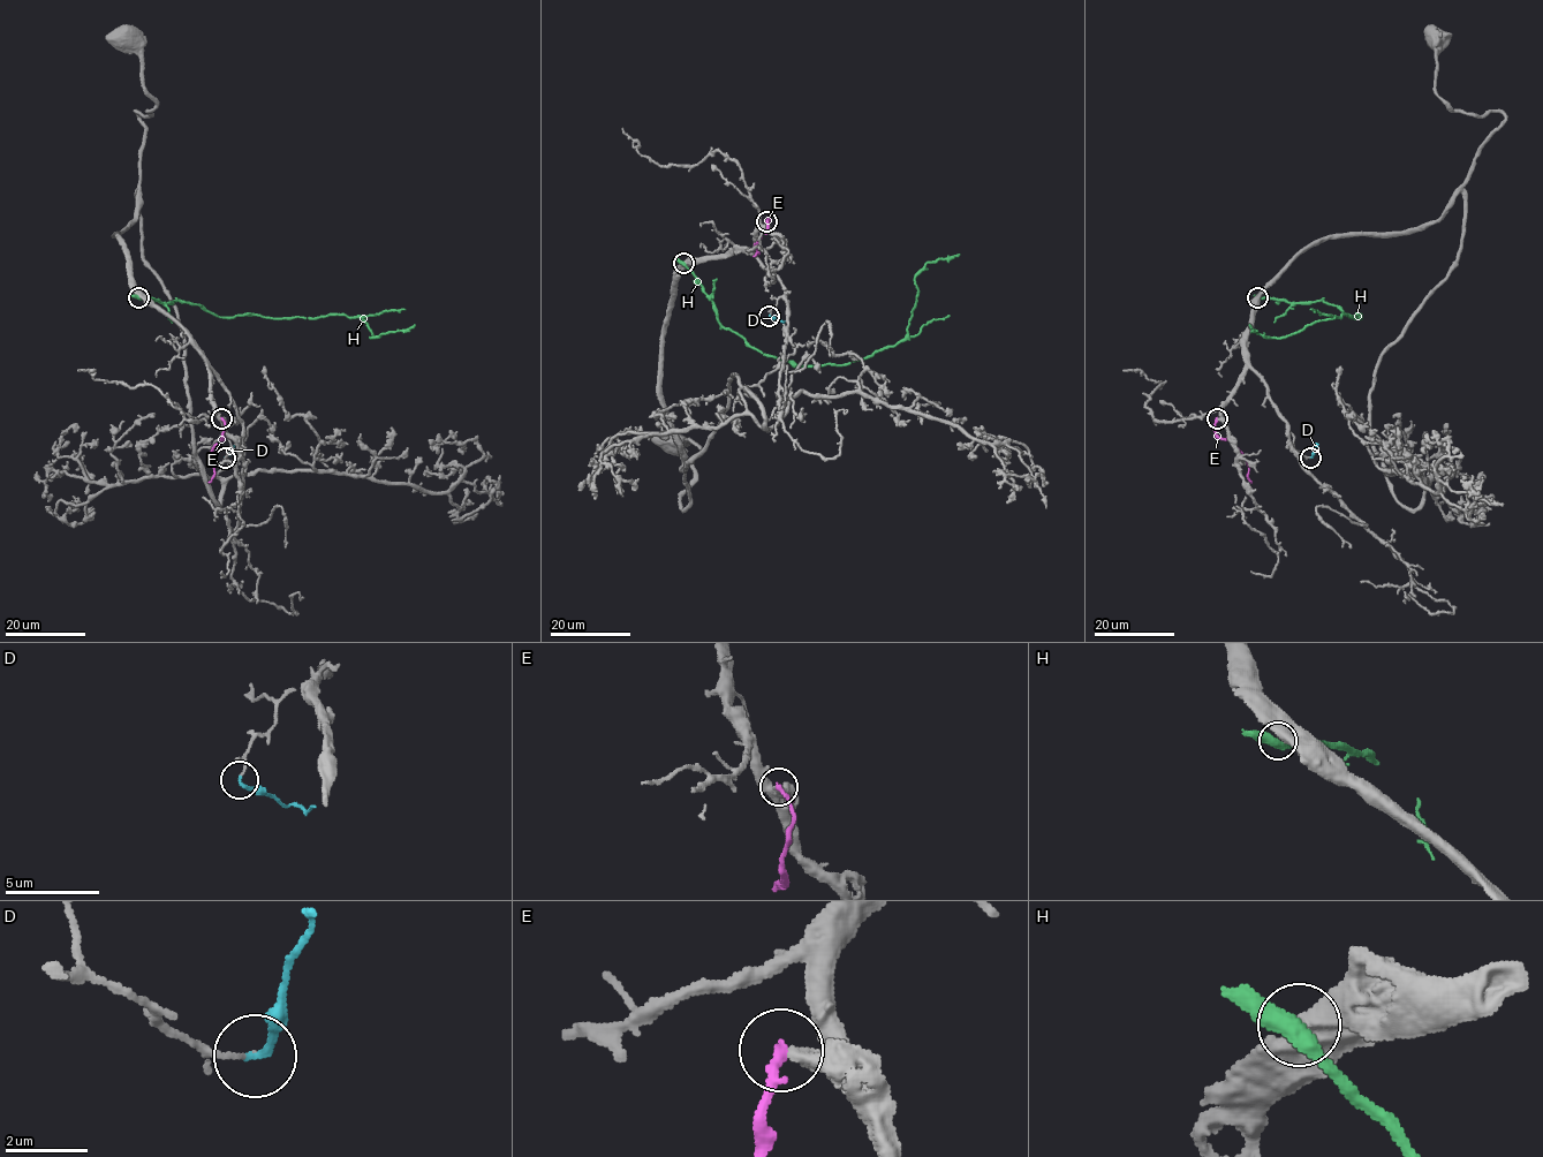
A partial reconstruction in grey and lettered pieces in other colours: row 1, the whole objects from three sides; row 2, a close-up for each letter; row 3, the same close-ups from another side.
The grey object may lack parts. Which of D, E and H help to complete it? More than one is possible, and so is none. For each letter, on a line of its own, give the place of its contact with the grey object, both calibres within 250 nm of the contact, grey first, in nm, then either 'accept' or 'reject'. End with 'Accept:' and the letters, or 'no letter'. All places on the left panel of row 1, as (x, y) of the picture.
D: contact (225, 458); calibres 120 and 200 nm; accept
E: contact (221, 418); calibres 440 and 240 nm; reject
H: contact (138, 297); calibres 750 and 400 nm; reject
Accept: D

